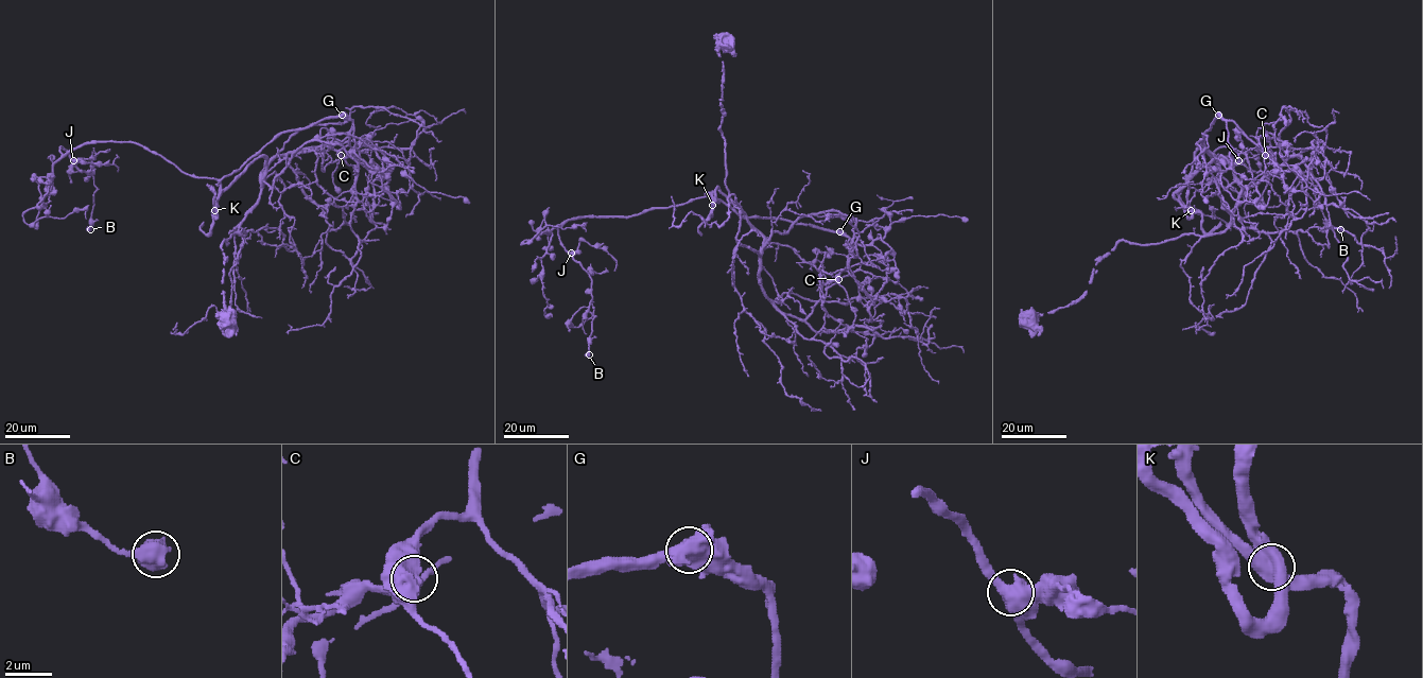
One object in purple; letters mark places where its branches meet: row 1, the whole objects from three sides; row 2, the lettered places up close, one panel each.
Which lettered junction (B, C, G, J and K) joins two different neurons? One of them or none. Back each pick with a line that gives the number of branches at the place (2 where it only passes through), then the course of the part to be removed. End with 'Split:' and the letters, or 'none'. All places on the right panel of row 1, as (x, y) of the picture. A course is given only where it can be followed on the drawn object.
K: branches 2; course (1191, 209), (1201, 213), (1201, 228), (1207, 233), (1220, 222)
Split: K

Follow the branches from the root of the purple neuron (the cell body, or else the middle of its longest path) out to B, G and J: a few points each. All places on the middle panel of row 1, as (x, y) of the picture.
B: (727, 41), (725, 184), (738, 241), (763, 249), (717, 188), (567, 220), (588, 354)
G: (727, 41), (726, 188), (781, 311), (804, 319), (826, 294), (818, 271), (827, 284), (846, 270), (839, 231)
J: (727, 41), (725, 184), (738, 241), (761, 254), (717, 188), (717, 202), (570, 219), (571, 253)

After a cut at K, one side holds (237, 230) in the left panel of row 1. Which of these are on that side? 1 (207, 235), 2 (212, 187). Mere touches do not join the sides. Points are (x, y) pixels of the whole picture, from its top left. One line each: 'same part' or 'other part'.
1: other part
2: other part

